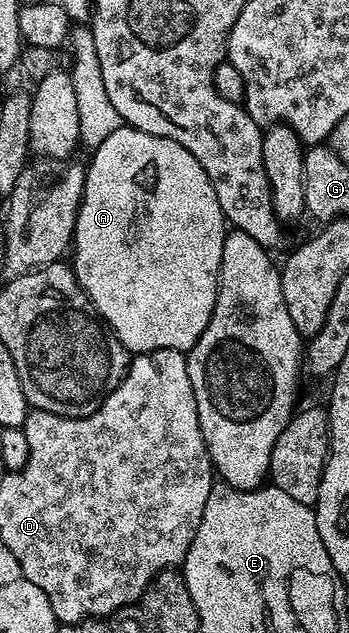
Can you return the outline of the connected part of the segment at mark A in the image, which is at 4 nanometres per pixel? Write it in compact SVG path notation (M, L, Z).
M122 127L113 131L100 146L90 154L91 166L88 164L83 179L83 197L79 200L79 214L75 220L73 238L73 268L75 278L93 303L95 312L105 322L108 329L123 348L132 354L155 353L159 349L177 349L190 351L197 339L201 339L201 331L209 327L209 319L213 315L213 307L219 290L219 268L221 267L221 251L225 247L225 239L229 232L227 216L221 211L221 203L217 203L217 191L213 191L213 183L209 183L209 175L205 175L205 167L181 147L181 143L173 143L173 139L154 137L140 129Z

